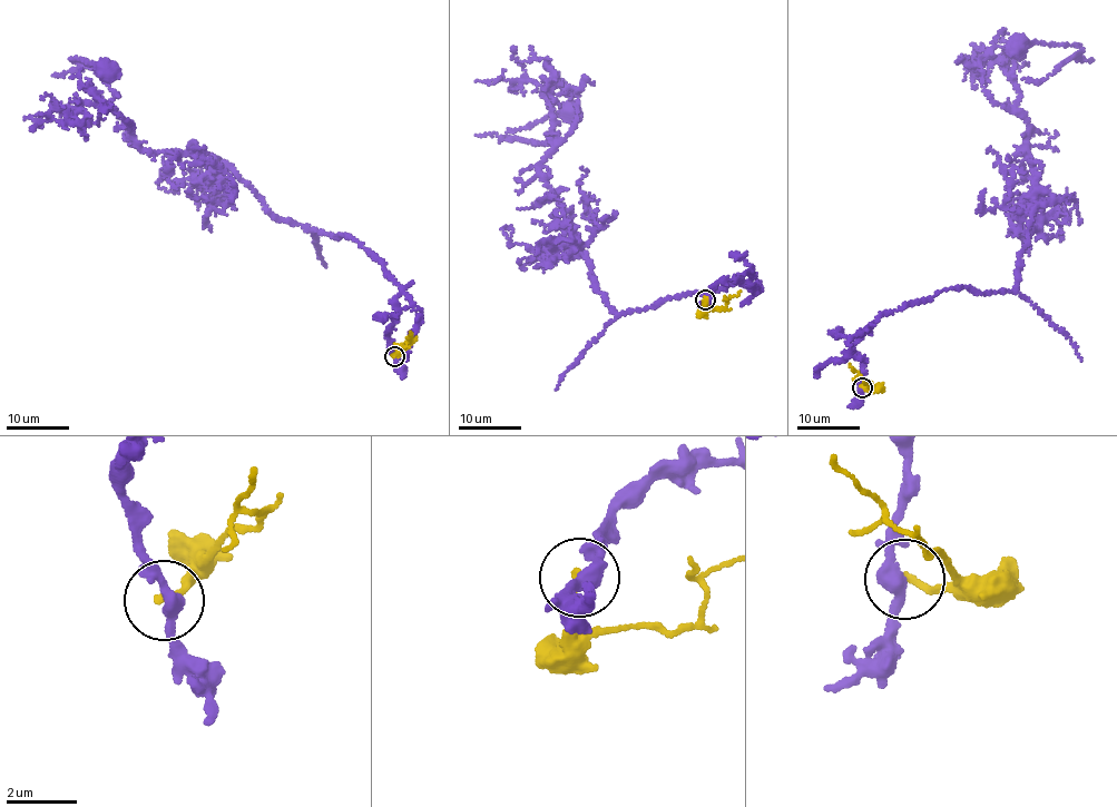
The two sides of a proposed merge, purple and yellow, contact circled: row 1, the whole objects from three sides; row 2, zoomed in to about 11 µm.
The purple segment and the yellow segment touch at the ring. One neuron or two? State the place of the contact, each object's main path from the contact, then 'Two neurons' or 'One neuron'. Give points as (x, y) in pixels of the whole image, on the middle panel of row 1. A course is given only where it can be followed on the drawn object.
Place: (705, 299). Course of purple: (706, 301), (744, 283), (621, 313), (596, 289), (541, 179), (556, 122), (546, 143), (507, 133), (571, 110). Course of yellow: (706, 301), (706, 308), (722, 309), (727, 306), (727, 298), (741, 293). Two neurons

